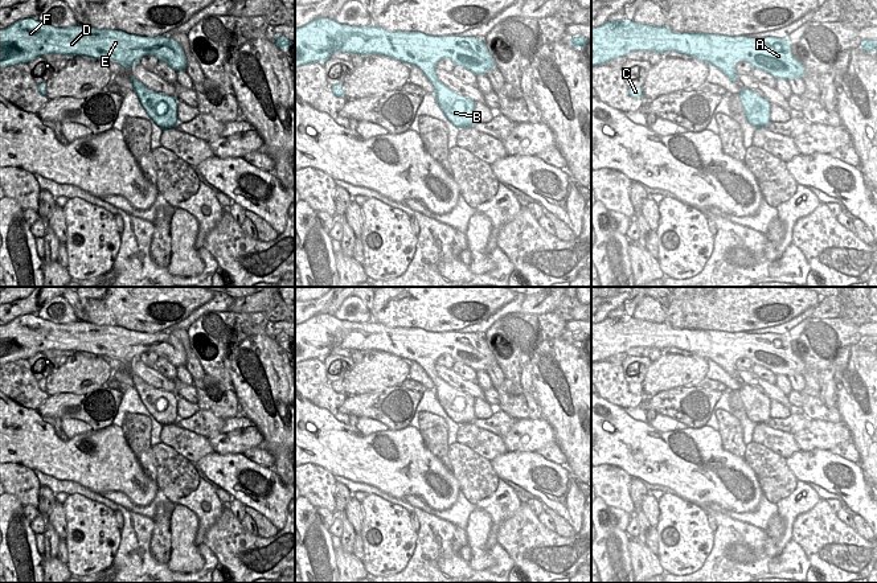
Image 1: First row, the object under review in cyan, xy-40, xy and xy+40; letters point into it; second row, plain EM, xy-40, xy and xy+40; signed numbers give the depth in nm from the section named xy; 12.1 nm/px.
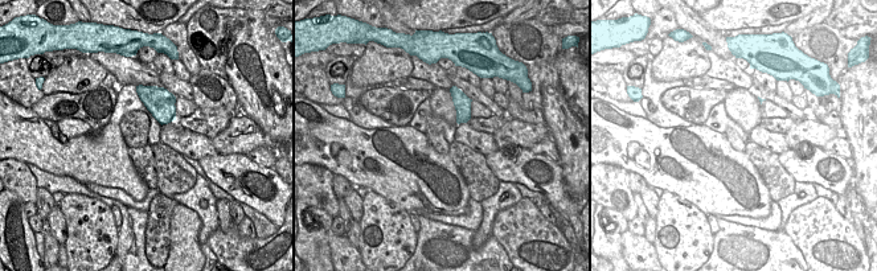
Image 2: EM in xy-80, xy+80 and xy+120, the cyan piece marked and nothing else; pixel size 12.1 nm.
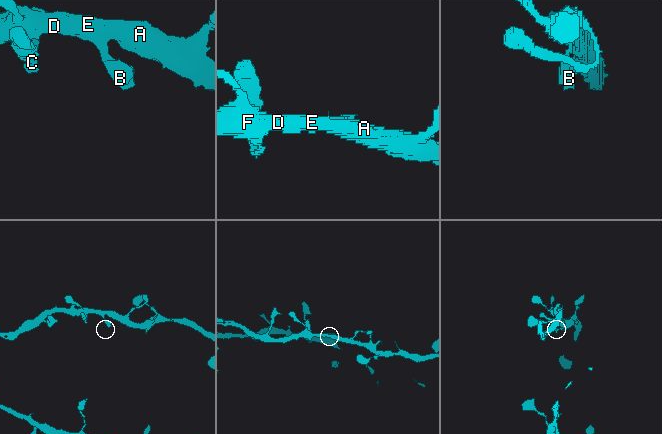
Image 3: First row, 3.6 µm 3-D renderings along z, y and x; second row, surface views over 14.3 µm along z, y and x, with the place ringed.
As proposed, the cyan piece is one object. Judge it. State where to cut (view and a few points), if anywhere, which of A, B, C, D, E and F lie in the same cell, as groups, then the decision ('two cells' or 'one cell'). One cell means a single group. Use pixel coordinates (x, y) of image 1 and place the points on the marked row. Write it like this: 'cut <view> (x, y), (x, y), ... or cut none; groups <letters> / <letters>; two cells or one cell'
cut none; groups A B C D E F; one cell

